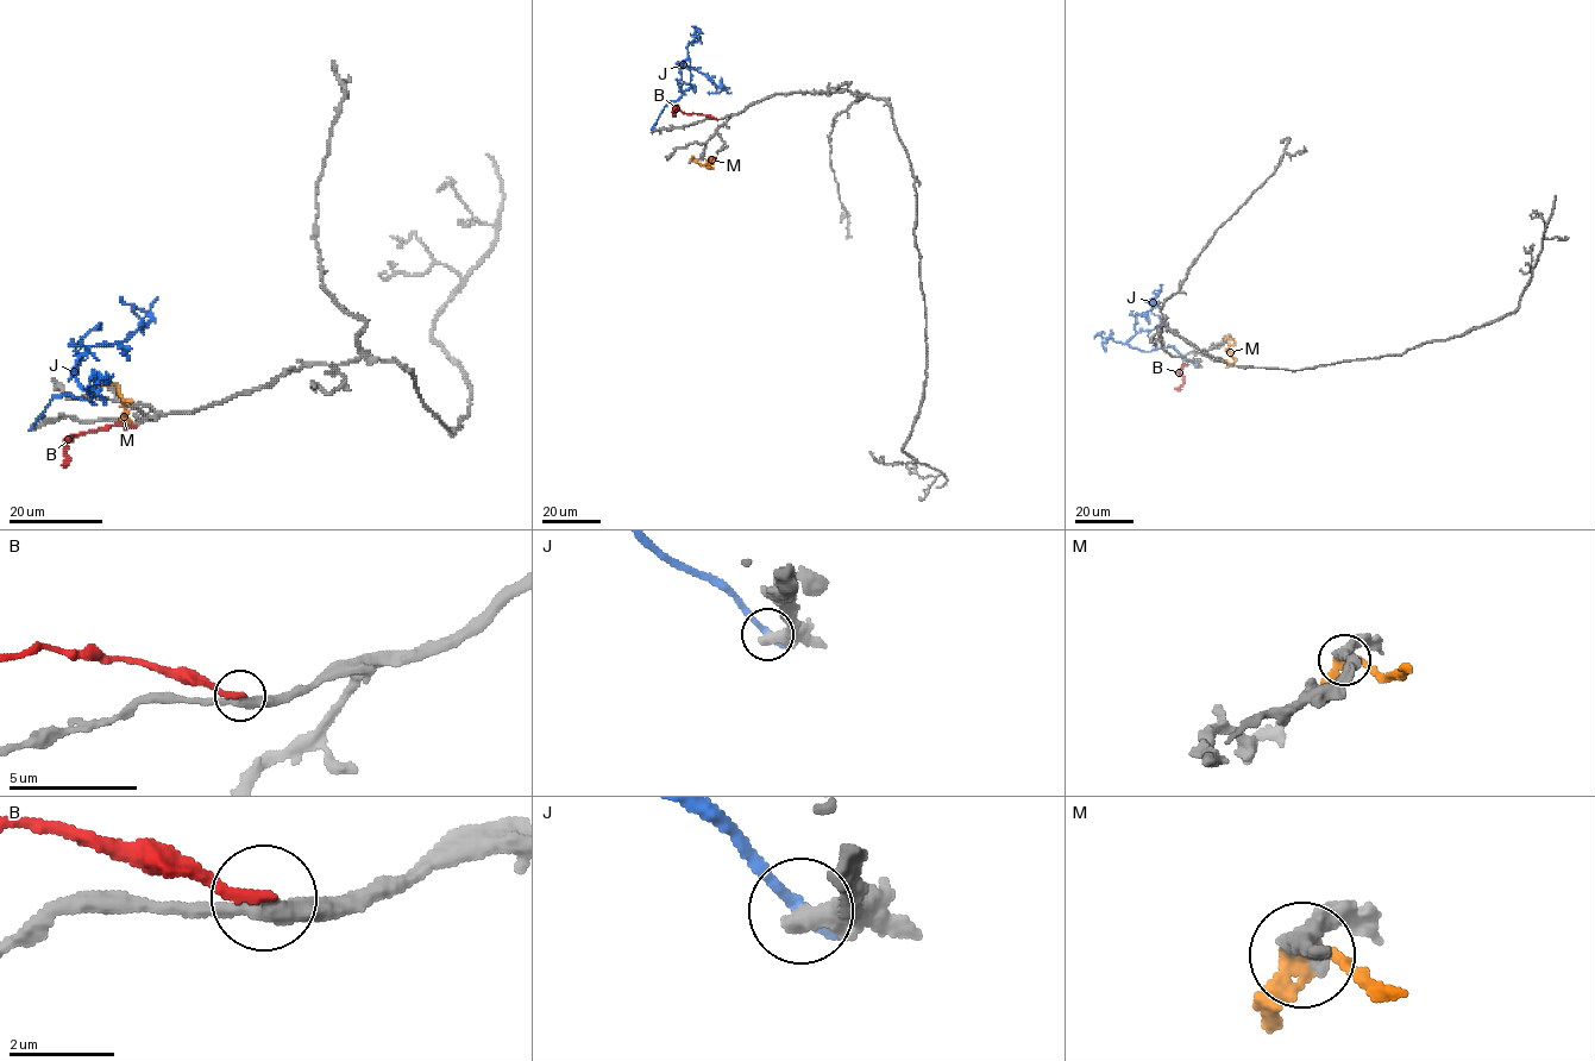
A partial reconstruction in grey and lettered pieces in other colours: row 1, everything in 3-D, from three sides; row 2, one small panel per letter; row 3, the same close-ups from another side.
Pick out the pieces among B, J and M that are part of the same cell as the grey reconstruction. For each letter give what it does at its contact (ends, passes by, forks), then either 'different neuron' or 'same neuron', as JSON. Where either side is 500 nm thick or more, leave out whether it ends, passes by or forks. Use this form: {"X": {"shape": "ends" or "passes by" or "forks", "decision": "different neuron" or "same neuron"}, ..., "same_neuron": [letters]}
{"B": {"shape": "ends", "decision": "same neuron"}, "J": {"shape": "ends", "decision": "different neuron"}, "M": {"decision": "different neuron"}, "same_neuron": ["B"]}

